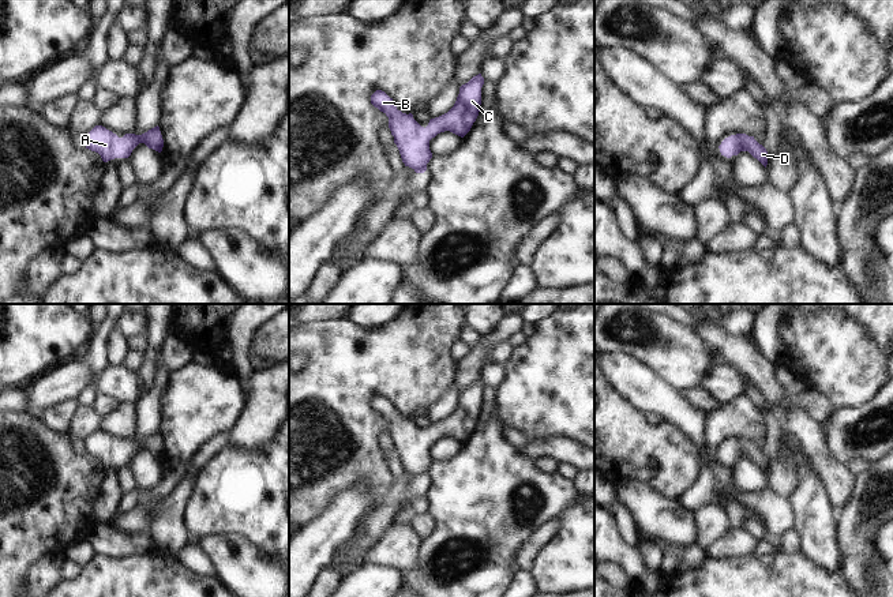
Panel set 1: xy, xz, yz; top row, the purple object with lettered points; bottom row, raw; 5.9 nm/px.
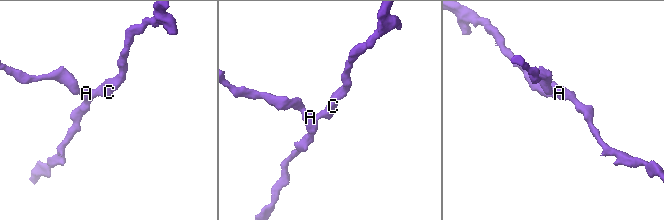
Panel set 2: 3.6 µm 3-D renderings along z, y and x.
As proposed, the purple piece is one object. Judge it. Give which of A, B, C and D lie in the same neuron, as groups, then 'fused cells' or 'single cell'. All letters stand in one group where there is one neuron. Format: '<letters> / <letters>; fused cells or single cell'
A B C D; single cell

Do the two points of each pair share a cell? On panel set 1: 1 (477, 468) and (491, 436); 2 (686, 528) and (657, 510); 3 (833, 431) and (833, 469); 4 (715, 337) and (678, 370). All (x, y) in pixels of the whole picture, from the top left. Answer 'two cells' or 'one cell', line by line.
1: one cell
2: one cell
3: two cells
4: two cells

